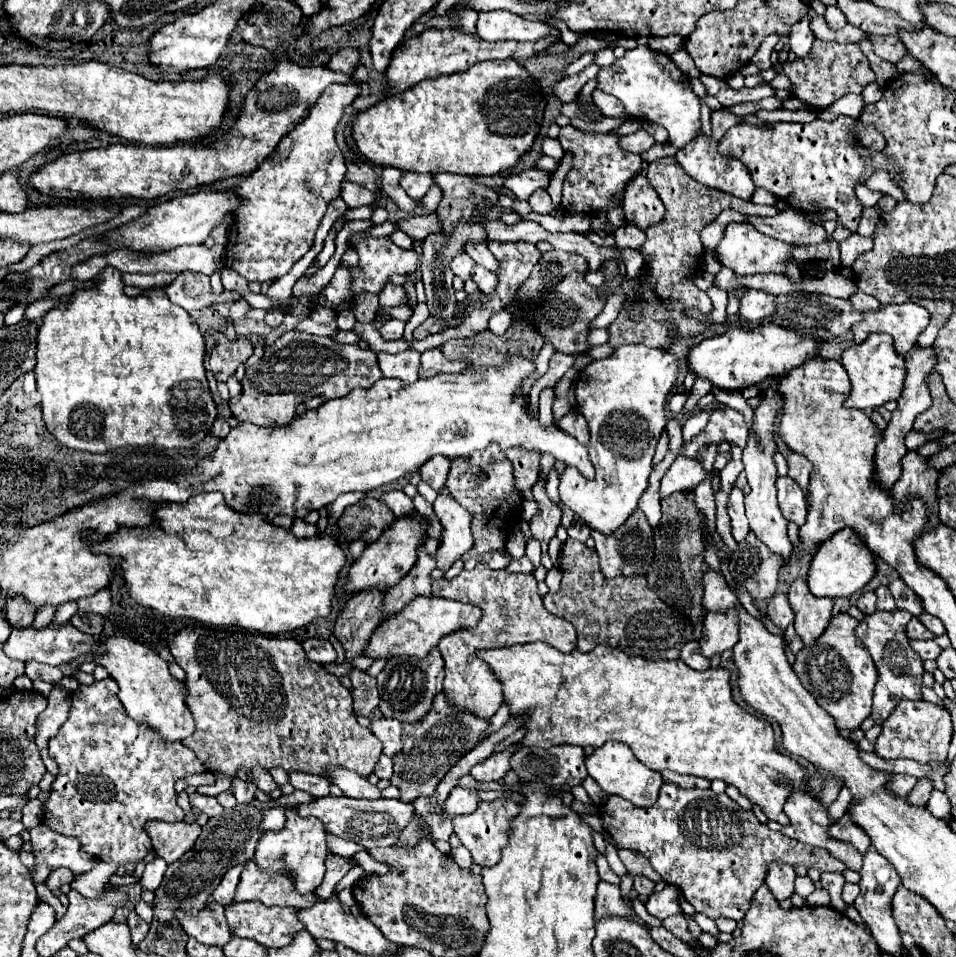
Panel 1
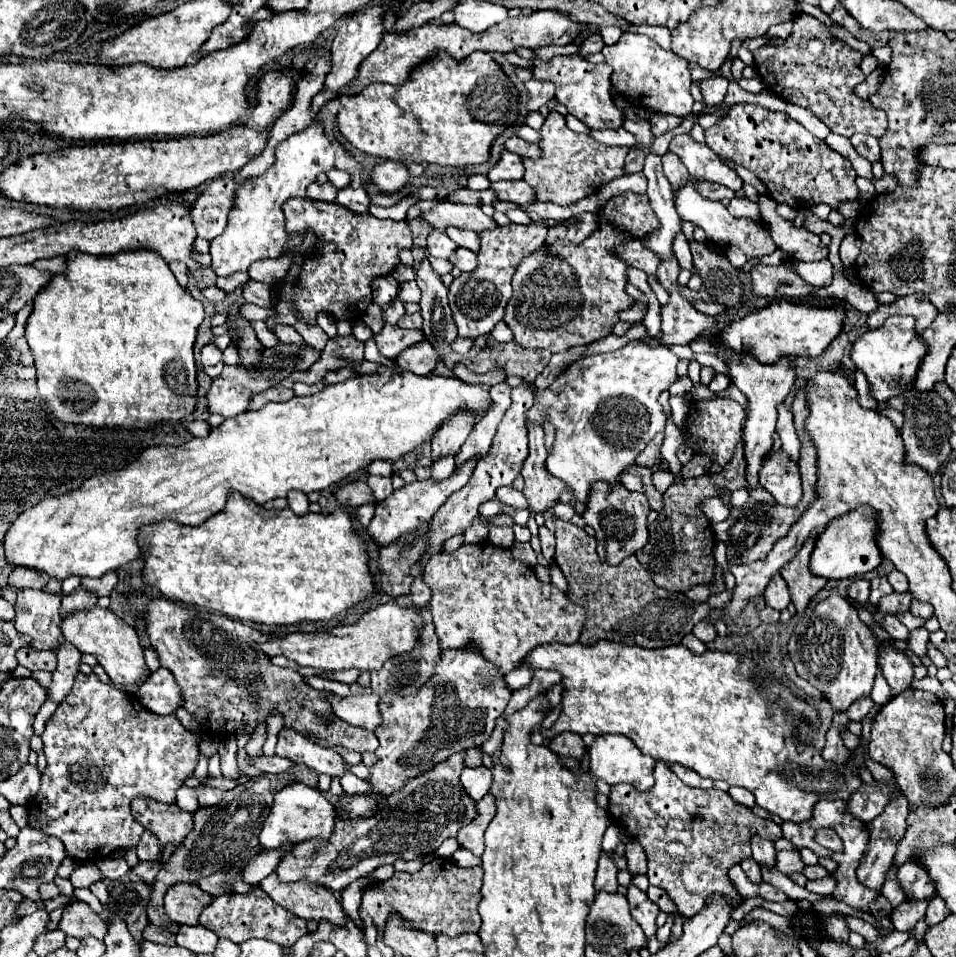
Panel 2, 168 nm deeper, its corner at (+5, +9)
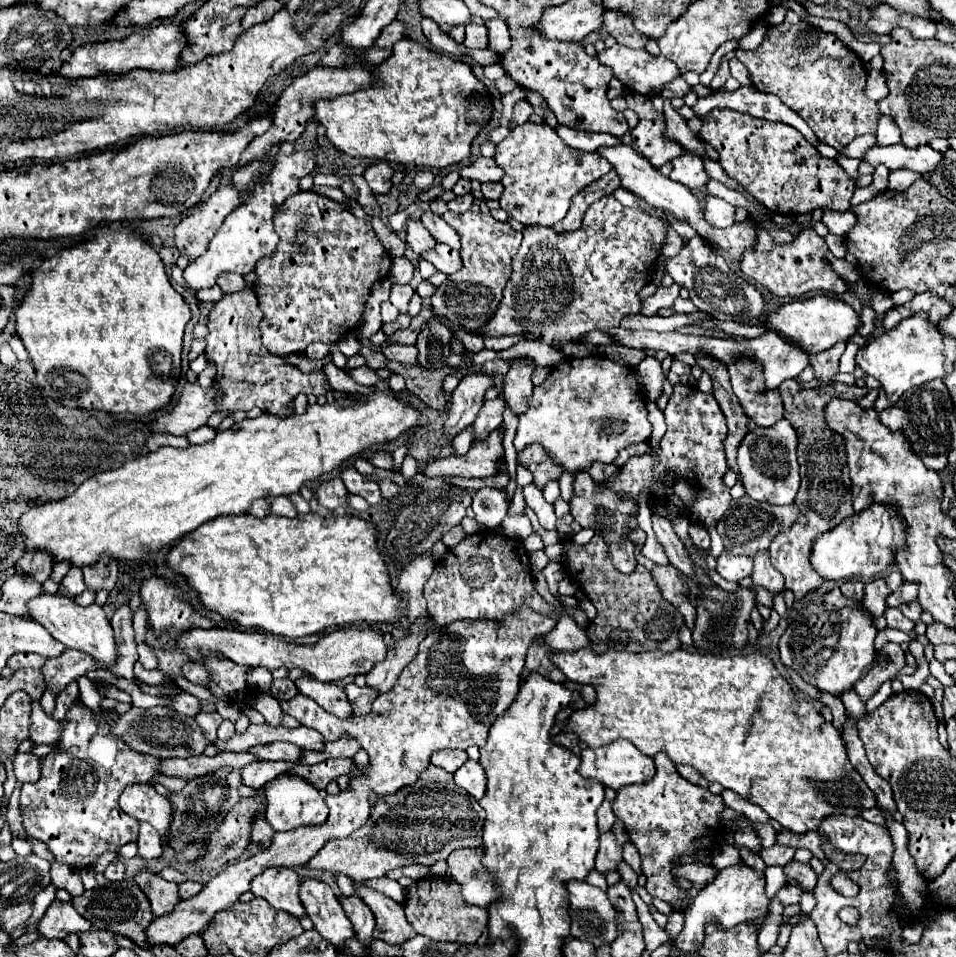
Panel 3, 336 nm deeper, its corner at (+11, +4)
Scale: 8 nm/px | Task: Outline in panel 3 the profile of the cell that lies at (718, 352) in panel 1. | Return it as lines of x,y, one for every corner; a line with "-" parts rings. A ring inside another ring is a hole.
815,296
809,300
793,300
783,304
781,308
773,310
767,318
767,322
763,324
763,328
769,332
779,334
781,338
789,340
791,344
799,346
801,350
805,350
807,354
817,354
823,350
829,350
831,346
835,346
837,342
849,340
855,330
859,328
861,320
855,314
855,310
851,306
847,306
841,300
833,300
827,296

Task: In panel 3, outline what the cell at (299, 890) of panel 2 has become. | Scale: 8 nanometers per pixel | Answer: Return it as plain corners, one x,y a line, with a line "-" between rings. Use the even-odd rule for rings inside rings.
269,868
263,876
255,876
251,892
259,898
265,898
275,910
289,912
297,918
307,916
305,906
299,898
301,876
291,868

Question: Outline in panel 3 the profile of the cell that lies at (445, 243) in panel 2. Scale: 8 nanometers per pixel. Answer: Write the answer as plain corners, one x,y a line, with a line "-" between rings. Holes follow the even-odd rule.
409,220
407,224
407,244
415,254
423,254
431,248
435,248
437,240
429,236
429,230
421,224
421,220

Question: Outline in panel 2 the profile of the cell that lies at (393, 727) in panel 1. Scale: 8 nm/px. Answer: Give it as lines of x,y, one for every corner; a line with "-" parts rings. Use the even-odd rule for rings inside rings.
327,693
327,701
333,705
335,717
373,731
381,723
379,715
379,695
375,693
363,693
363,695
349,695
339,697
333,693

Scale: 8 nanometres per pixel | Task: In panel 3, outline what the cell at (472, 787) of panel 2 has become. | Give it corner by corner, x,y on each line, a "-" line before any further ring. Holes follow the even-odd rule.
467,760
457,772
455,772
455,782
457,786
461,786
463,790
467,790
475,800
481,800
485,794
485,772
481,768
479,762
475,760

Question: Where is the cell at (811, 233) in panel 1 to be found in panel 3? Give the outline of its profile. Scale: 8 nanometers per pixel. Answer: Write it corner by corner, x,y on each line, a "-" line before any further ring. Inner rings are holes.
705,196
705,220
717,228
729,228
735,224
735,206
727,204
721,198
715,196

